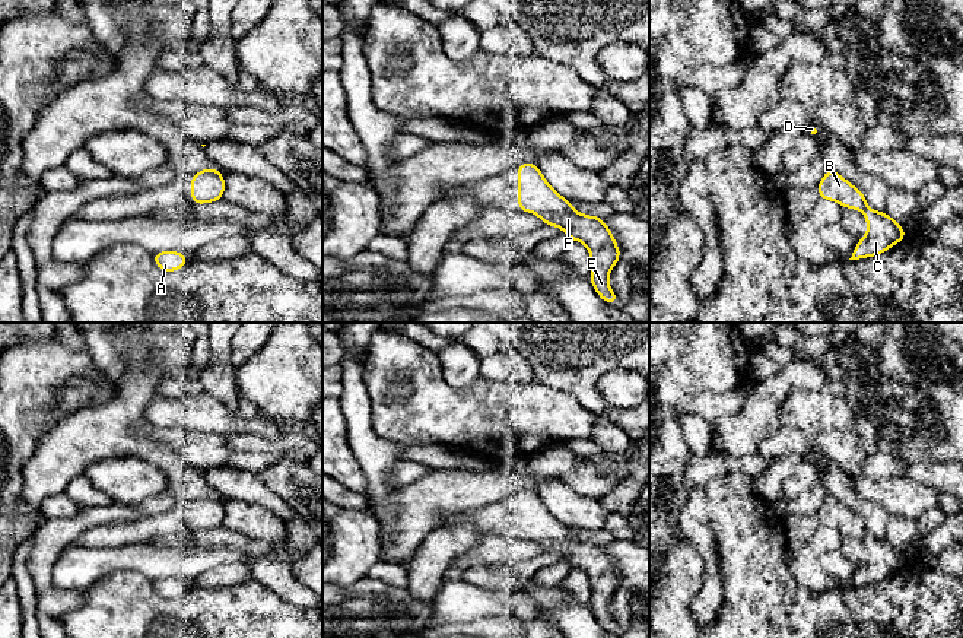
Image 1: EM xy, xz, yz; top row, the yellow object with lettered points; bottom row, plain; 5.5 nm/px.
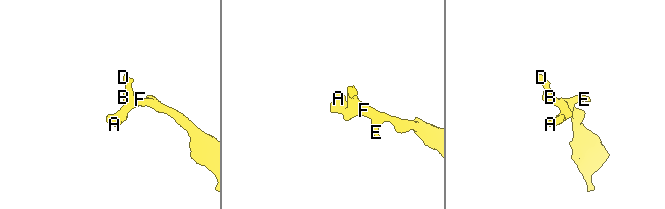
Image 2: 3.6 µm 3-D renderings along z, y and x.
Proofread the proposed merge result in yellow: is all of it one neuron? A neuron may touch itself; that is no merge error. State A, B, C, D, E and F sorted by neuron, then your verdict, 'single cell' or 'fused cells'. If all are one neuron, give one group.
groups A B C D E F; single cell

